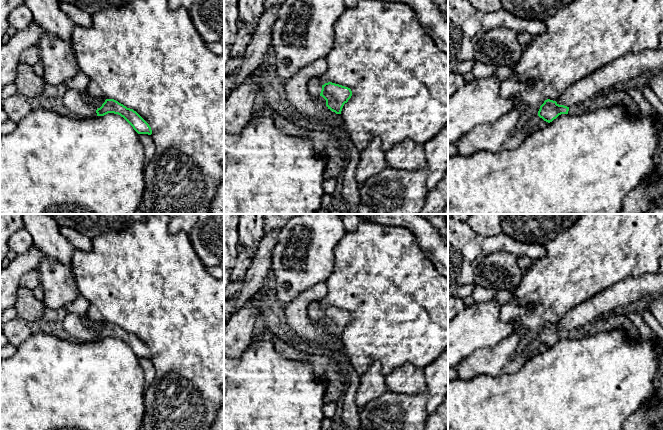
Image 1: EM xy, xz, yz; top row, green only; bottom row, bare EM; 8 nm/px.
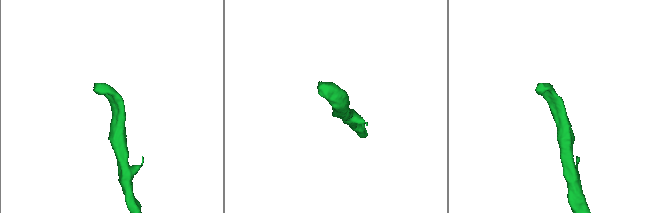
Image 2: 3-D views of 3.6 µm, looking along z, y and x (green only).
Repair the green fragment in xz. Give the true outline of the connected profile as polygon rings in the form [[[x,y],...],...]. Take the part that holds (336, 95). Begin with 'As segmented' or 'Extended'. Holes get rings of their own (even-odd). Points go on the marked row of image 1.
Extended. [[[318,76],[309,80],[308,91],[311,95],[322,96],[326,100],[328,109],[336,114],[341,114],[344,104],[352,96],[350,88],[332,82],[323,85]]]

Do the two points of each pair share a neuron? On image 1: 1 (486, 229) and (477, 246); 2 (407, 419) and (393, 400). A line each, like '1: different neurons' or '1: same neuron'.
1: different neurons
2: same neuron

